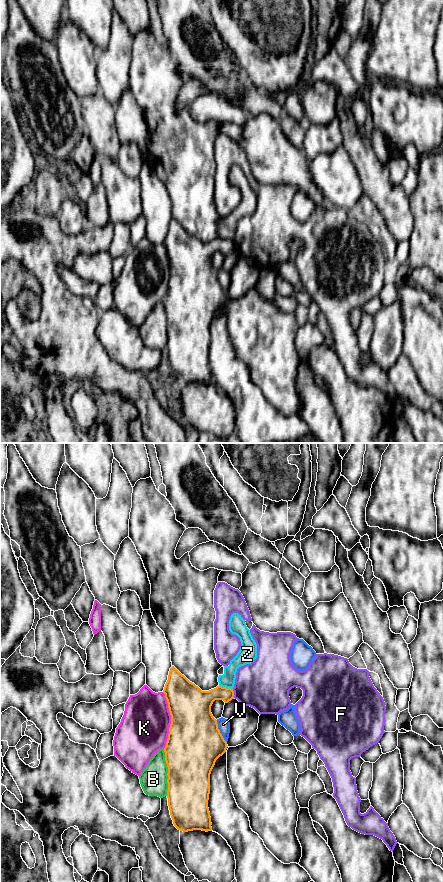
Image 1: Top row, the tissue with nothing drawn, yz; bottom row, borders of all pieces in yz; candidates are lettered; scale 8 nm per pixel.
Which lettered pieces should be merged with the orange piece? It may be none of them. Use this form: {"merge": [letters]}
{"merge": []}

